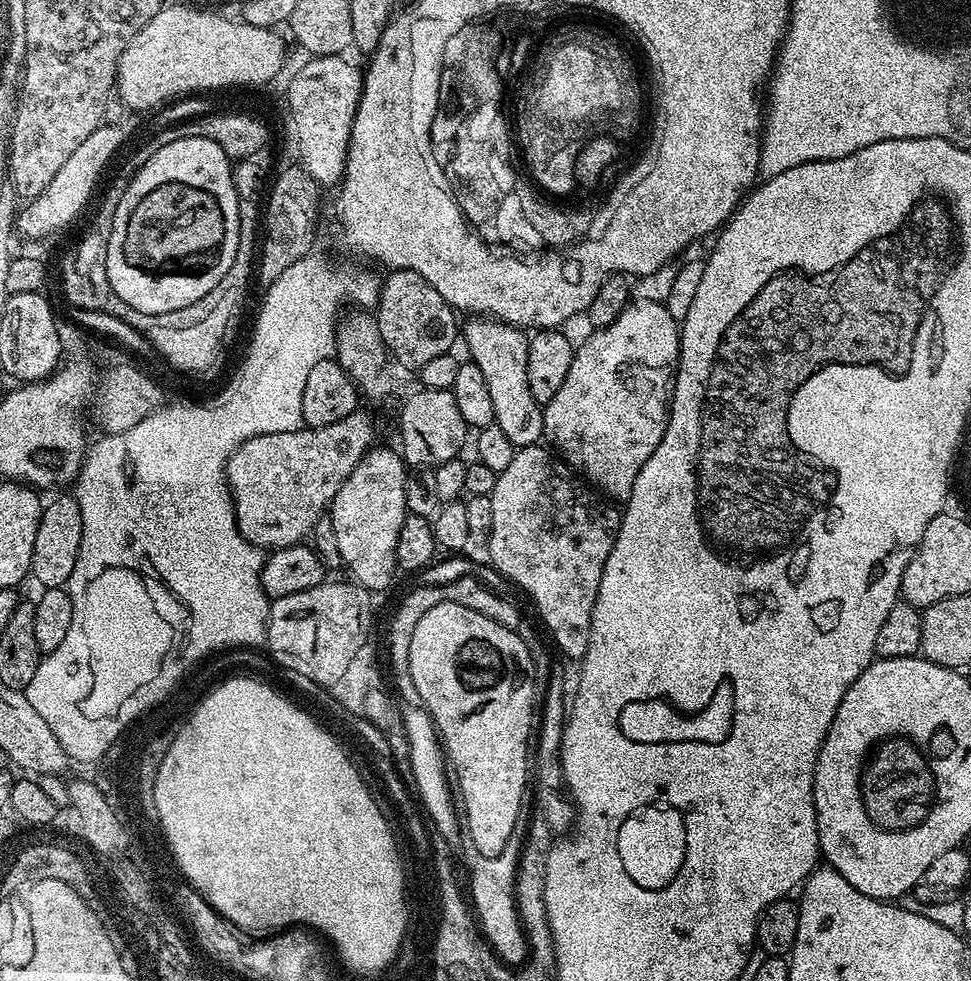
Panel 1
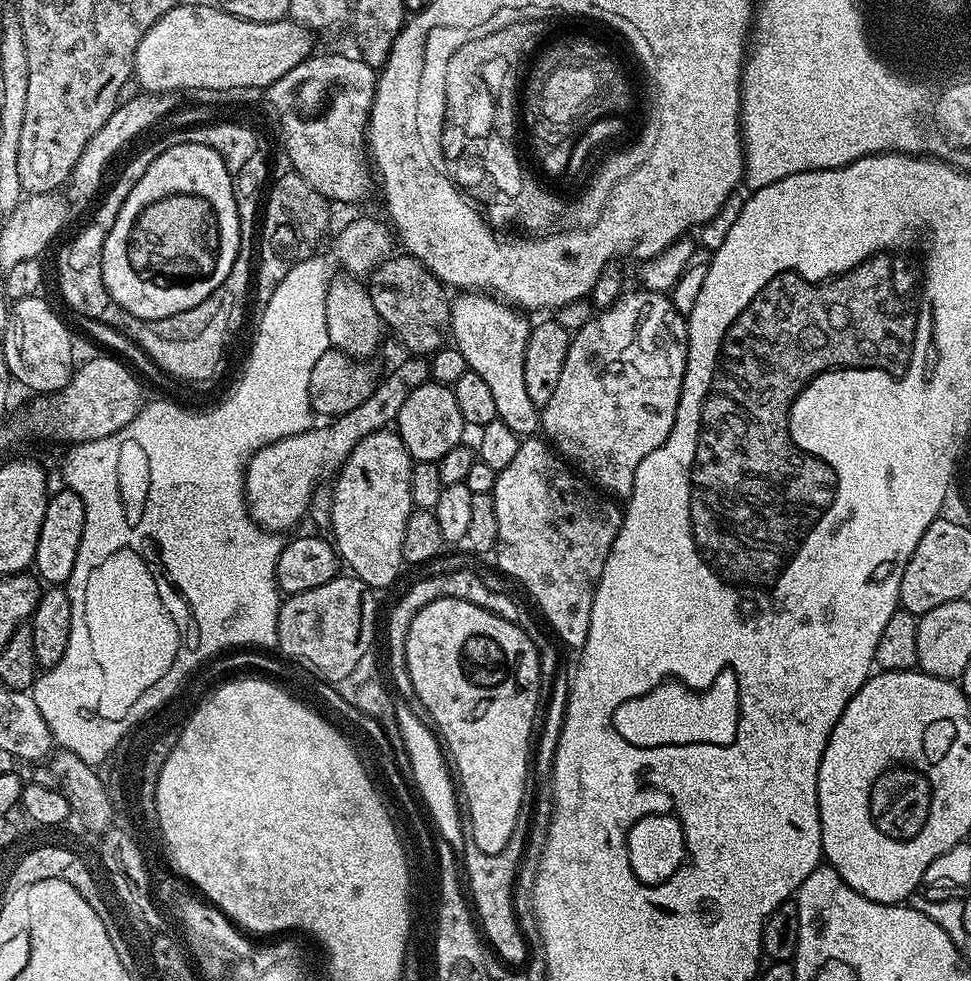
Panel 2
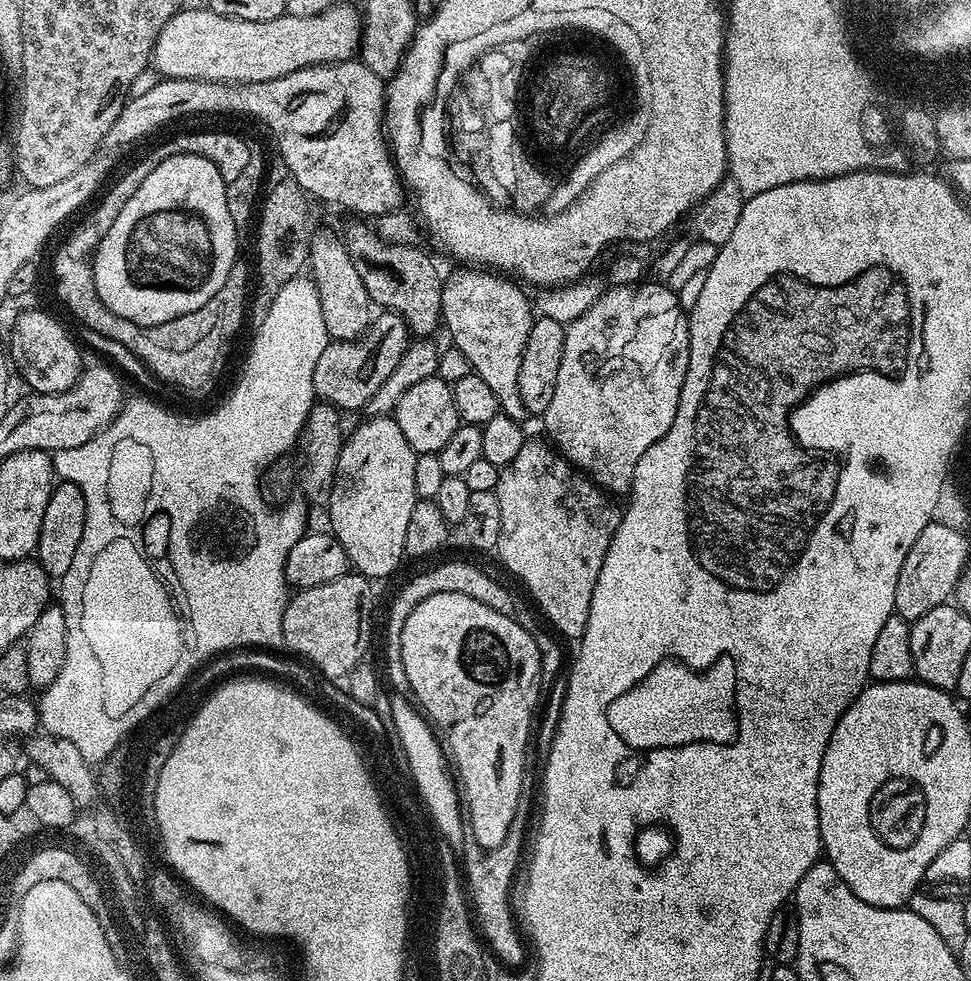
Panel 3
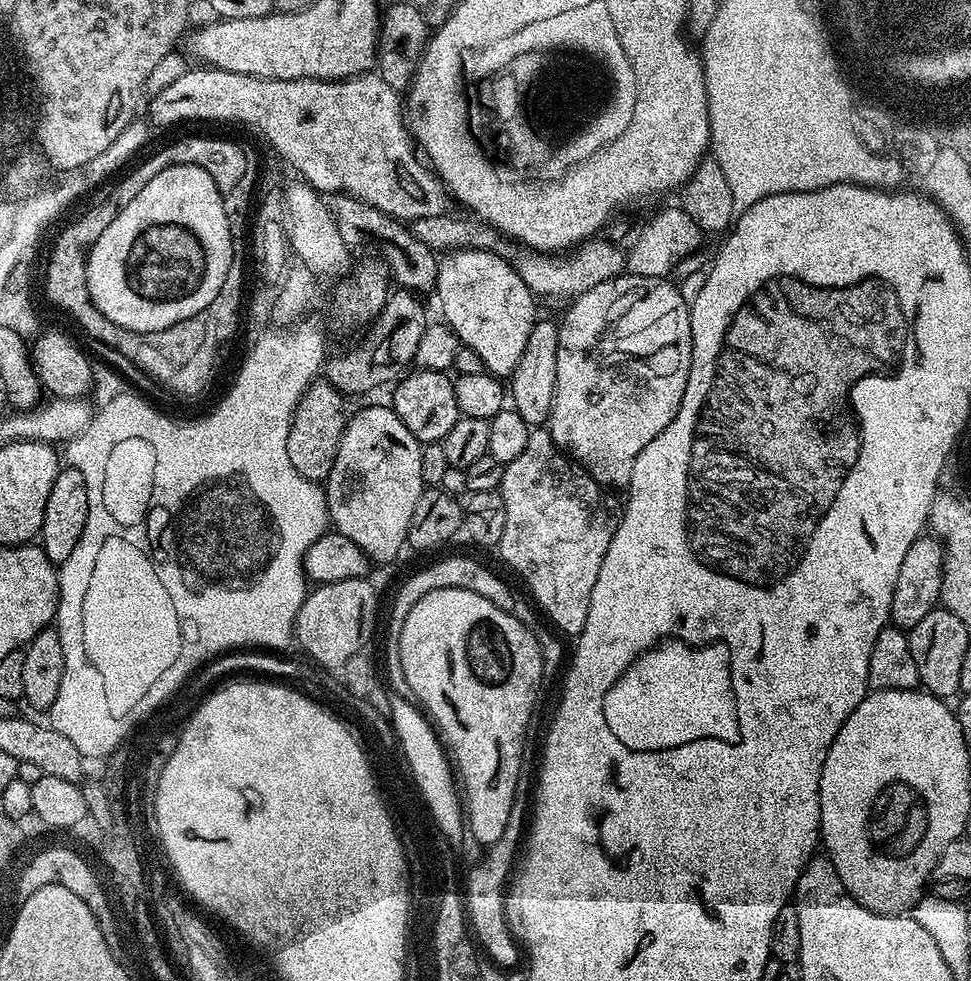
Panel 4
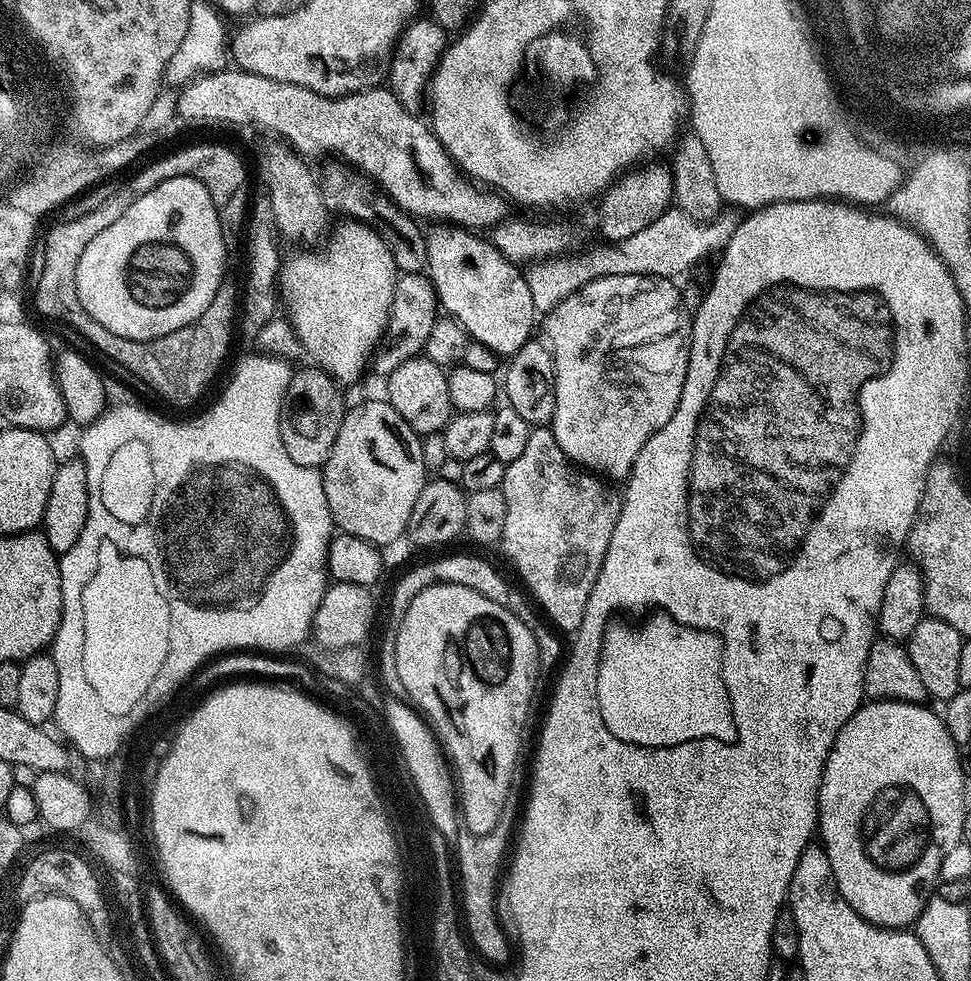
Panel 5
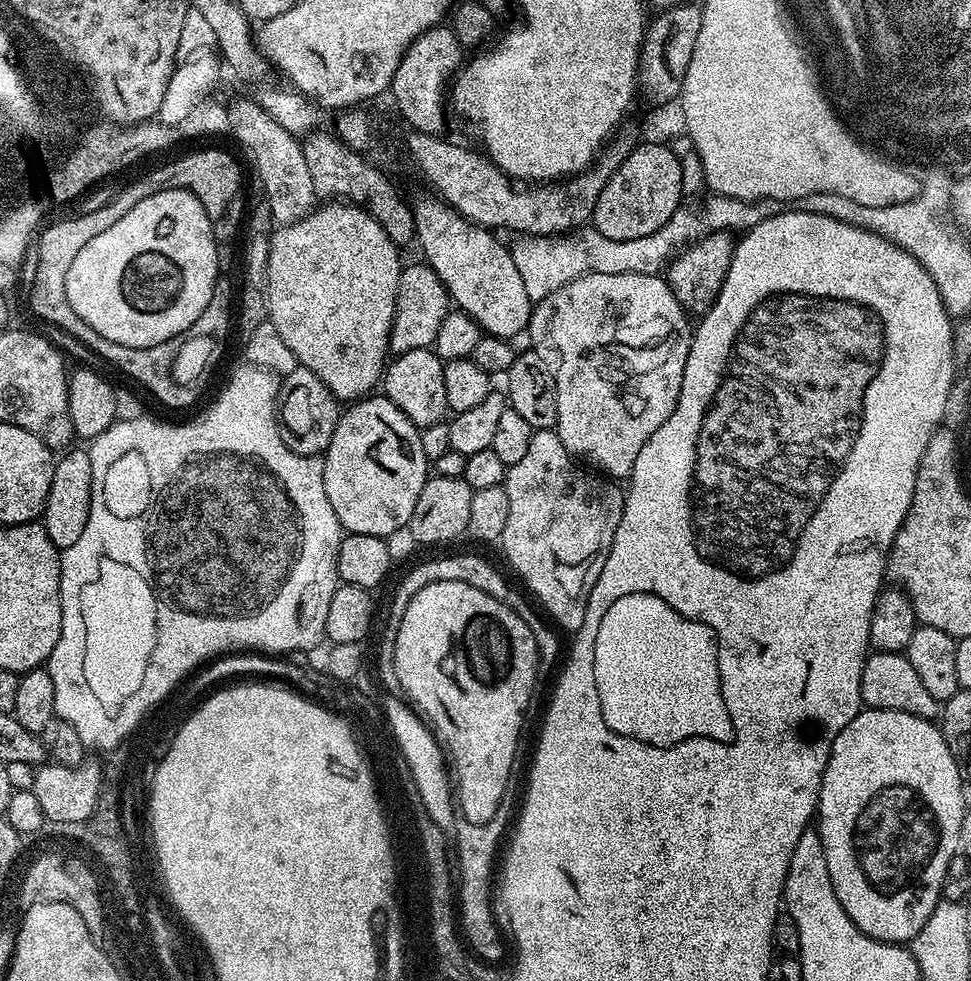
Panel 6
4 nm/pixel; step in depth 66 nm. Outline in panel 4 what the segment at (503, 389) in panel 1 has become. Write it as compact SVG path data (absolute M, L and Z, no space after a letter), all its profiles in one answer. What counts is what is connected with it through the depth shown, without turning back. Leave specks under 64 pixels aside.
M464 248L449 251L439 257L434 296L440 299L440 312L444 315L441 316L443 323L452 329L463 347L474 350L474 354L482 358L485 372L497 378L511 377L518 366L518 358L522 358L522 350L526 350L530 330L538 319L536 313L538 300L507 261L485 249Z

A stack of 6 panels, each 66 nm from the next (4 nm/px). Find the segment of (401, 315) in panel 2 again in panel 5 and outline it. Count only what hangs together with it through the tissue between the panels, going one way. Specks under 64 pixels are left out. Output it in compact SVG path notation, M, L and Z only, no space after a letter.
M332 162L332 165L325 170L324 176L322 172L319 181L325 210L333 217L340 216L336 218L343 218L345 221L358 224L367 224L369 228L373 228L382 238L382 242L386 242L396 267L401 273L423 273L427 269L426 242L428 237L425 229L419 228L421 225L418 223L417 217L402 211L367 176L353 170L343 162Z

